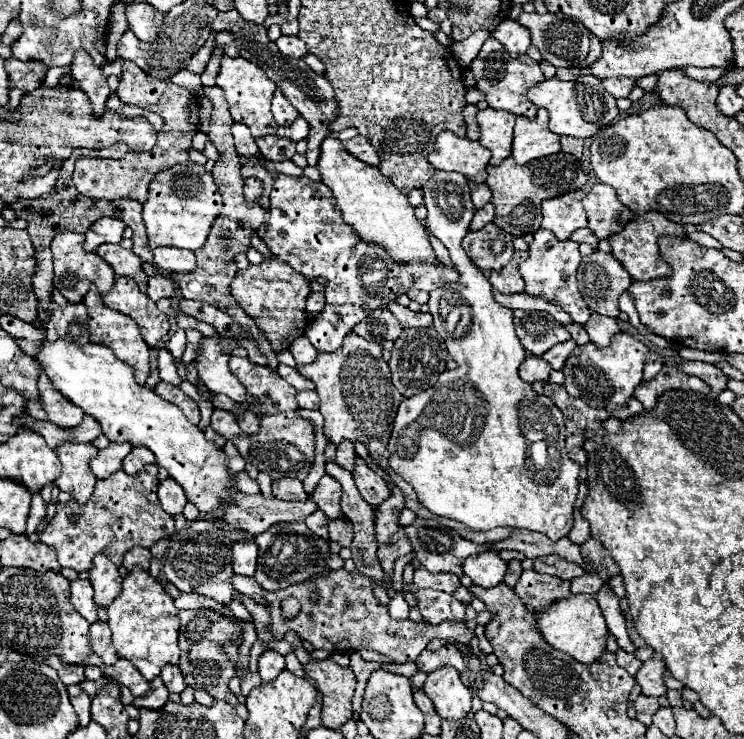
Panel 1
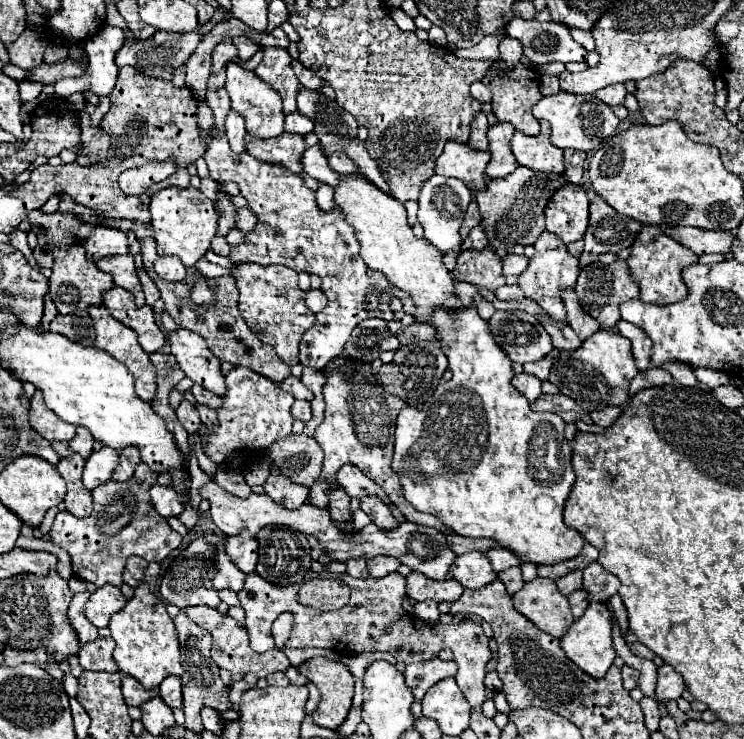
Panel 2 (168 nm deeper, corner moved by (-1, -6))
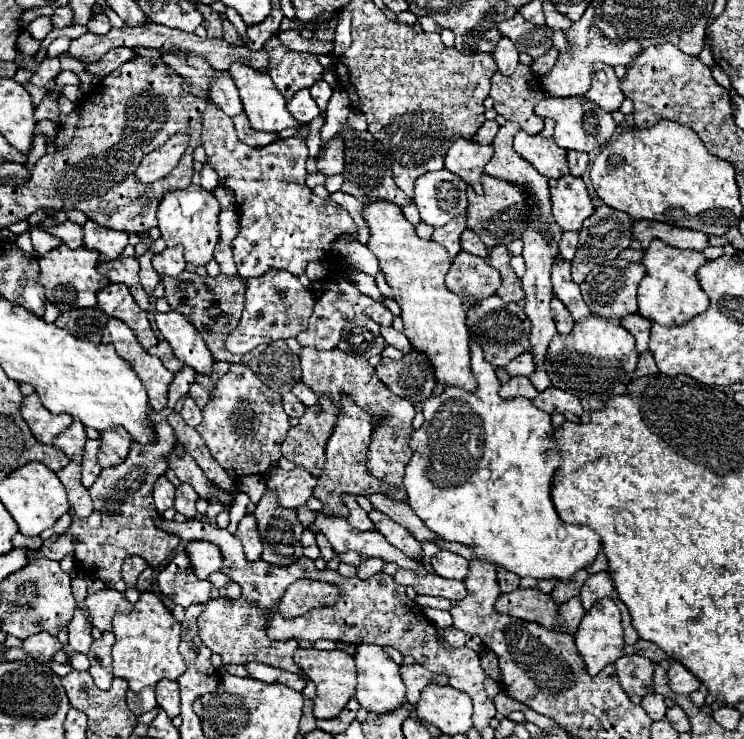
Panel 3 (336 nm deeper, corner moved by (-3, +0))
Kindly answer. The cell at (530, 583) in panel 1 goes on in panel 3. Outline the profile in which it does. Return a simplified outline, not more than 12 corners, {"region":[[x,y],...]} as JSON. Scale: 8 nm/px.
{"region":[[537,589],[499,595],[497,613],[553,629],[559,605]]}

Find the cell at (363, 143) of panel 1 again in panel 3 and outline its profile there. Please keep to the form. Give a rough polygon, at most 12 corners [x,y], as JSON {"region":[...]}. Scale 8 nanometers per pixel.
{"region":[[343,139],[327,141],[317,159],[323,175],[343,173]]}

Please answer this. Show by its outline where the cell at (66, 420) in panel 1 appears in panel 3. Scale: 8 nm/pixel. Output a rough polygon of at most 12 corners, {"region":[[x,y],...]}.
{"region":[[23,397],[21,415],[39,443],[51,443],[73,421]]}

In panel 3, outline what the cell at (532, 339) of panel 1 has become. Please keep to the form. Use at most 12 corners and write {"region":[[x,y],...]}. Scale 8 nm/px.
{"region":[[497,295],[467,309],[493,367],[529,351],[531,321]]}

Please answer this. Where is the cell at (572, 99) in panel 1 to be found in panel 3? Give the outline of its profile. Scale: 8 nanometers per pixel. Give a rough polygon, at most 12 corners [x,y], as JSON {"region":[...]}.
{"region":[[545,97],[535,113],[555,121],[559,147],[591,153],[617,127],[585,97]]}

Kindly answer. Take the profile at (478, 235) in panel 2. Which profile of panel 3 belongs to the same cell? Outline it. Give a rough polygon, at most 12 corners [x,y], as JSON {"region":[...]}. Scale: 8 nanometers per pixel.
{"region":[[469,229],[461,233],[461,251],[485,259],[487,247]]}

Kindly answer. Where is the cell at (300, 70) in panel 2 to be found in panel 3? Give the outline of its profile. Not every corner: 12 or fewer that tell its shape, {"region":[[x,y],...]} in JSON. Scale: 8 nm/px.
{"region":[[319,79],[311,87],[311,95],[321,111],[325,111],[331,87]]}

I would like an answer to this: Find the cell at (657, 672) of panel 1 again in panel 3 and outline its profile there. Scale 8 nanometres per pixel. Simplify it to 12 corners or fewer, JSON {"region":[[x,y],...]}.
{"region":[[679,661],[671,663],[669,687],[689,695],[701,681]]}

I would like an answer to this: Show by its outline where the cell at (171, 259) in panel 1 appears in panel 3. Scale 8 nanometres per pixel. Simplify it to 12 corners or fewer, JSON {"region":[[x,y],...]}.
{"region":[[165,247],[153,257],[159,275],[185,271],[183,247]]}

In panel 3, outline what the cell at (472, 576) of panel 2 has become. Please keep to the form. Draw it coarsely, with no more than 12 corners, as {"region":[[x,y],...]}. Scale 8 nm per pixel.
{"region":[[439,551],[431,567],[445,579],[465,579],[467,559]]}

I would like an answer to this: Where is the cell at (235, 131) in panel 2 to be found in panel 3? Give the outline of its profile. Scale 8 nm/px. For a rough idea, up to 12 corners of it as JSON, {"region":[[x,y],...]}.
{"region":[[227,71],[209,77],[209,101],[229,117],[243,111]]}

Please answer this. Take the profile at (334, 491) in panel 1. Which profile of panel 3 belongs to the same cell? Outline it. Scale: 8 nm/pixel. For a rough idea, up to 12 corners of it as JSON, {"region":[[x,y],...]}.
{"region":[[343,497],[349,507],[347,521],[359,529],[375,529],[355,497]]}

